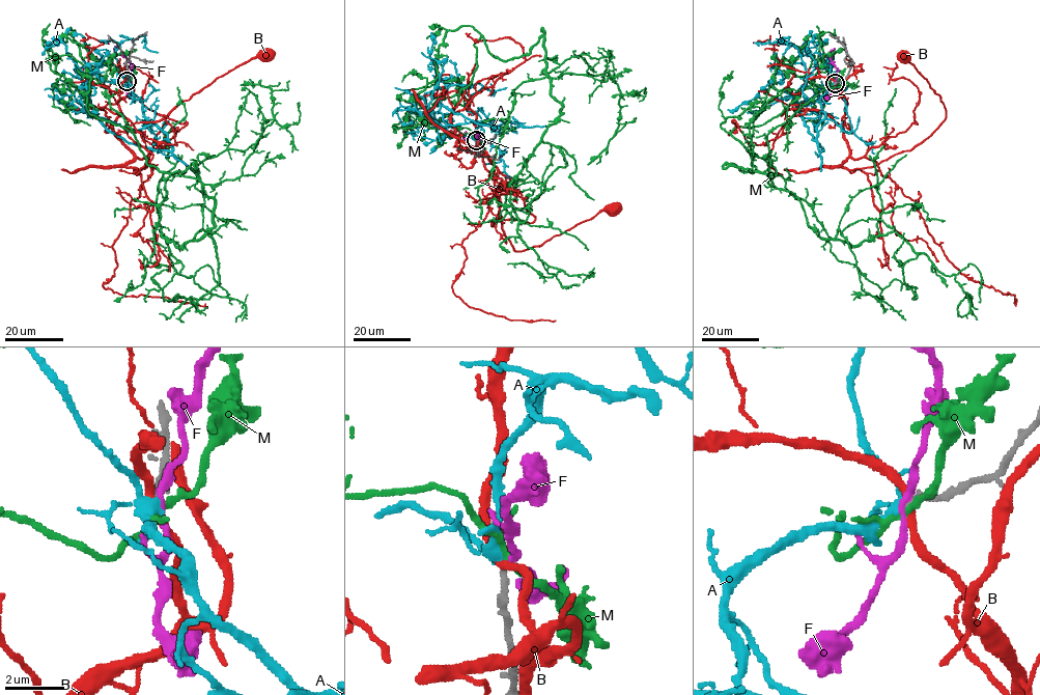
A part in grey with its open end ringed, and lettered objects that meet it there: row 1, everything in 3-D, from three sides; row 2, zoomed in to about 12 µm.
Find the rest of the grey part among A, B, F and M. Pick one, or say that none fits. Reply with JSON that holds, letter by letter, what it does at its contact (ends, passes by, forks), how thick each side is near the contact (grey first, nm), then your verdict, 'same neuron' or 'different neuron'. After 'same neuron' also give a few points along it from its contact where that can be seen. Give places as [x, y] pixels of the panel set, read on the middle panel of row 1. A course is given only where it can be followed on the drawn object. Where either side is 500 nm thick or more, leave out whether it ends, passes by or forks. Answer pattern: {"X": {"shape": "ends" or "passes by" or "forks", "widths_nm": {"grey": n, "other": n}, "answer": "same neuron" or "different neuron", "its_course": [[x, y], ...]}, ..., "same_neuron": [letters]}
{"A": {"shape": "forks", "widths_nm": {"grey": 190, "other": 280}, "answer": "same neuron", "its_course": [[476, 140], [480, 123], [503, 122], [444, 126], [421, 114], [437, 122], [424, 95], [446, 84], [430, 32]]}, "B": {"shape": "passes by", "widths_nm": {"grey": 200, "other": 260}, "answer": "different neuron"}, "F": {"shape": "passes by", "widths_nm": {"grey": 220, "other": 220}, "answer": "different neuron"}, "M": {"shape": "forks", "widths_nm": {"grey": 200, "other": 170}, "answer": "different neuron"}, "same_neuron": ["A"]}

